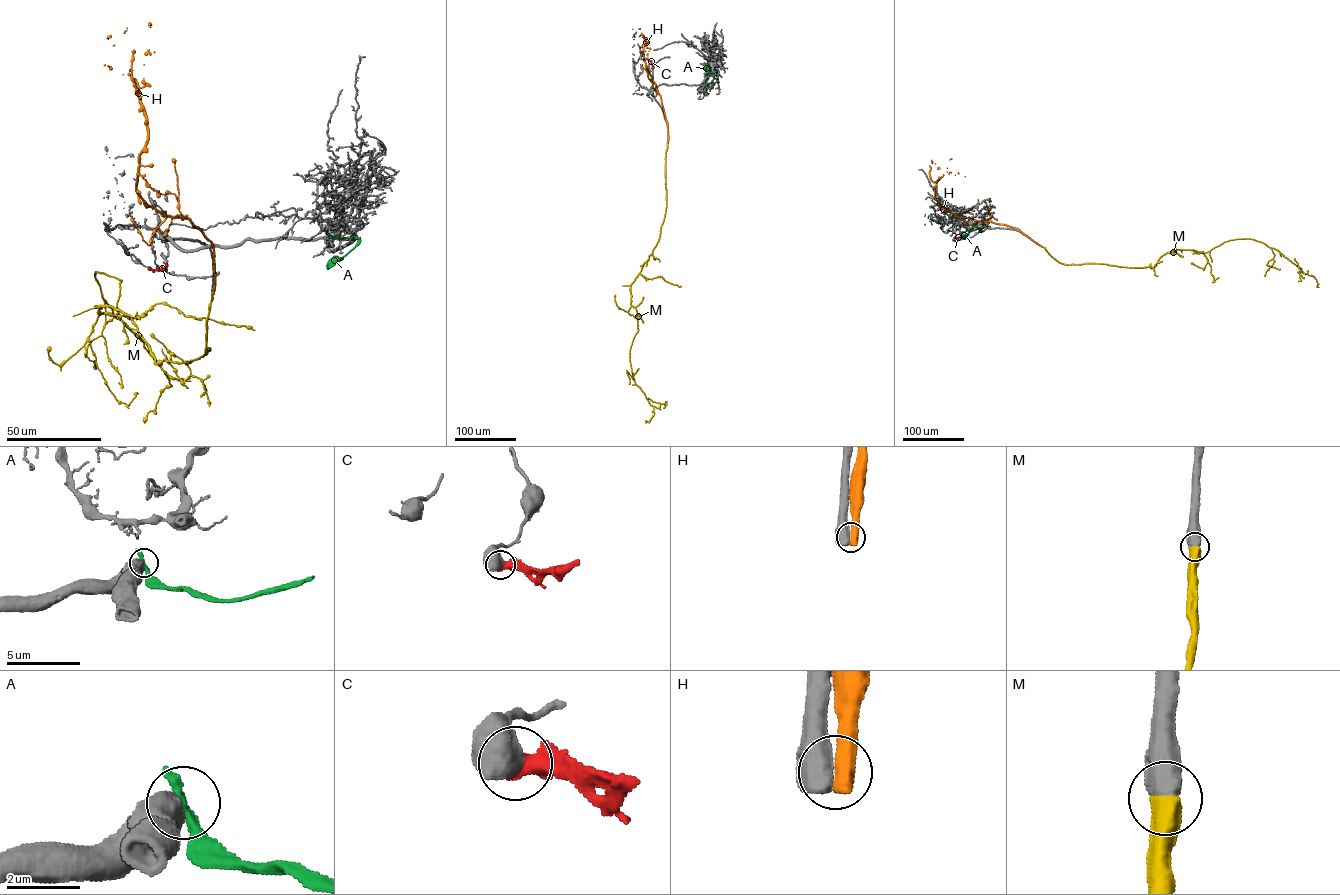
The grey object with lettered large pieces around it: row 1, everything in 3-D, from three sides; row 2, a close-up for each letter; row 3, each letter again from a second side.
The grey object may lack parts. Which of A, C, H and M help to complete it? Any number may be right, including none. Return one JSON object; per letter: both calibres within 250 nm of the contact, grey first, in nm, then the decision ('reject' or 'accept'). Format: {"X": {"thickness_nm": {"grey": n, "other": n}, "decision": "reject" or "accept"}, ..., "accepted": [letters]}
{"A": {"thickness_nm": {"grey": 600, "other": 440}, "decision": "reject"}, "C": {"thickness_nm": {"grey": 700, "other": 600}, "decision": "reject"}, "H": {"thickness_nm": {"grey": 800, "other": 650}, "decision": "reject"}, "M": {"thickness_nm": {"grey": 700, "other": 700}, "decision": "accept"}, "accepted": ["M"]}

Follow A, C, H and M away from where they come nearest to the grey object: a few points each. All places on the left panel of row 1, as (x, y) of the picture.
A: (328, 234), (337, 239), (354, 236), (359, 238), (334, 264)
C: (149, 269), (165, 268), (163, 262)
H: (213, 292), (213, 245), (187, 218), (138, 193), (147, 119), (138, 83), (123, 74), (143, 78)
M: (212, 292), (209, 350), (155, 363), (131, 317), (98, 314), (121, 281), (95, 272), (186, 379), (150, 334)

